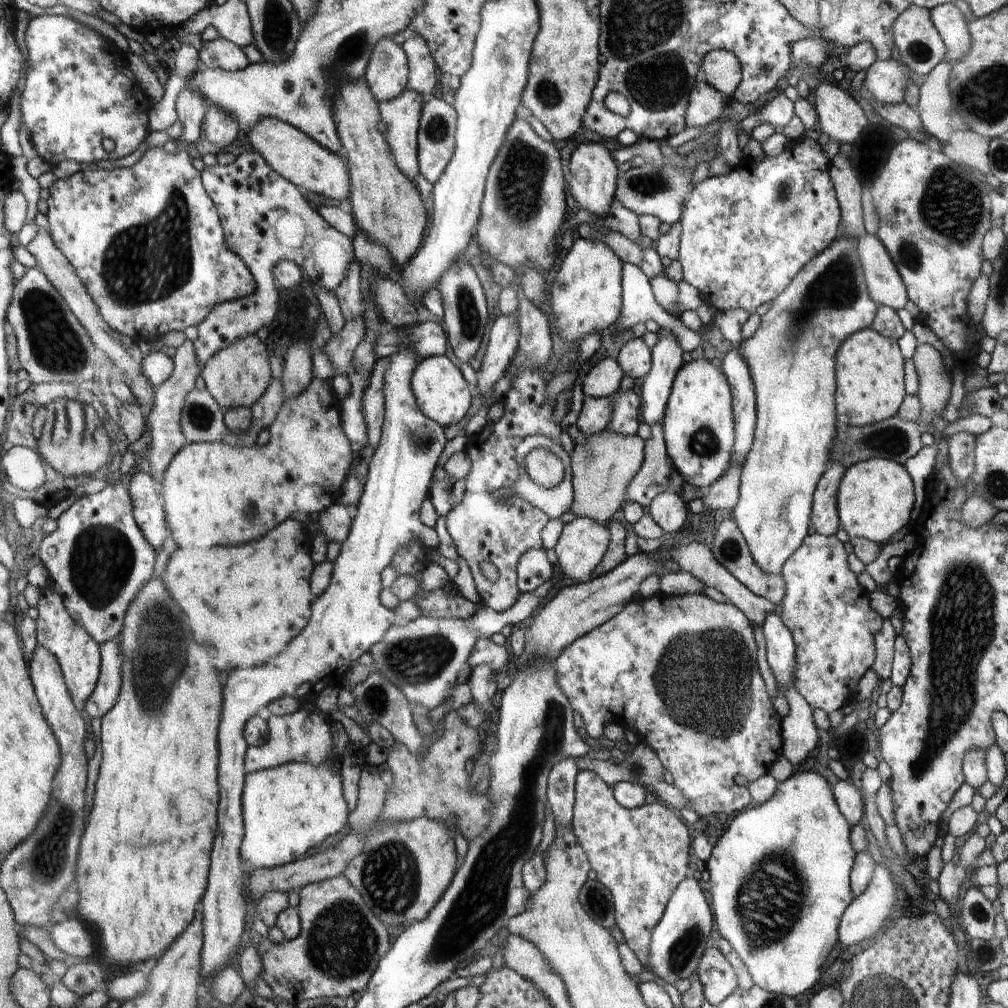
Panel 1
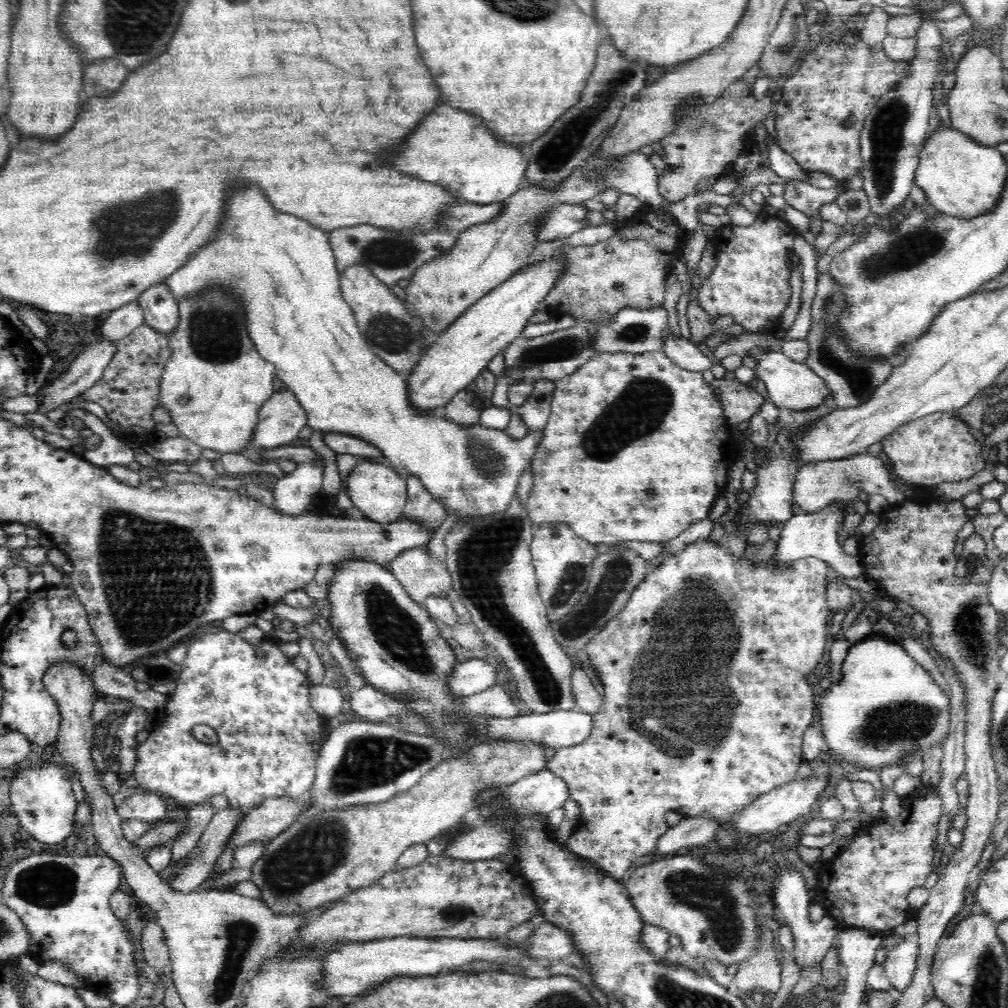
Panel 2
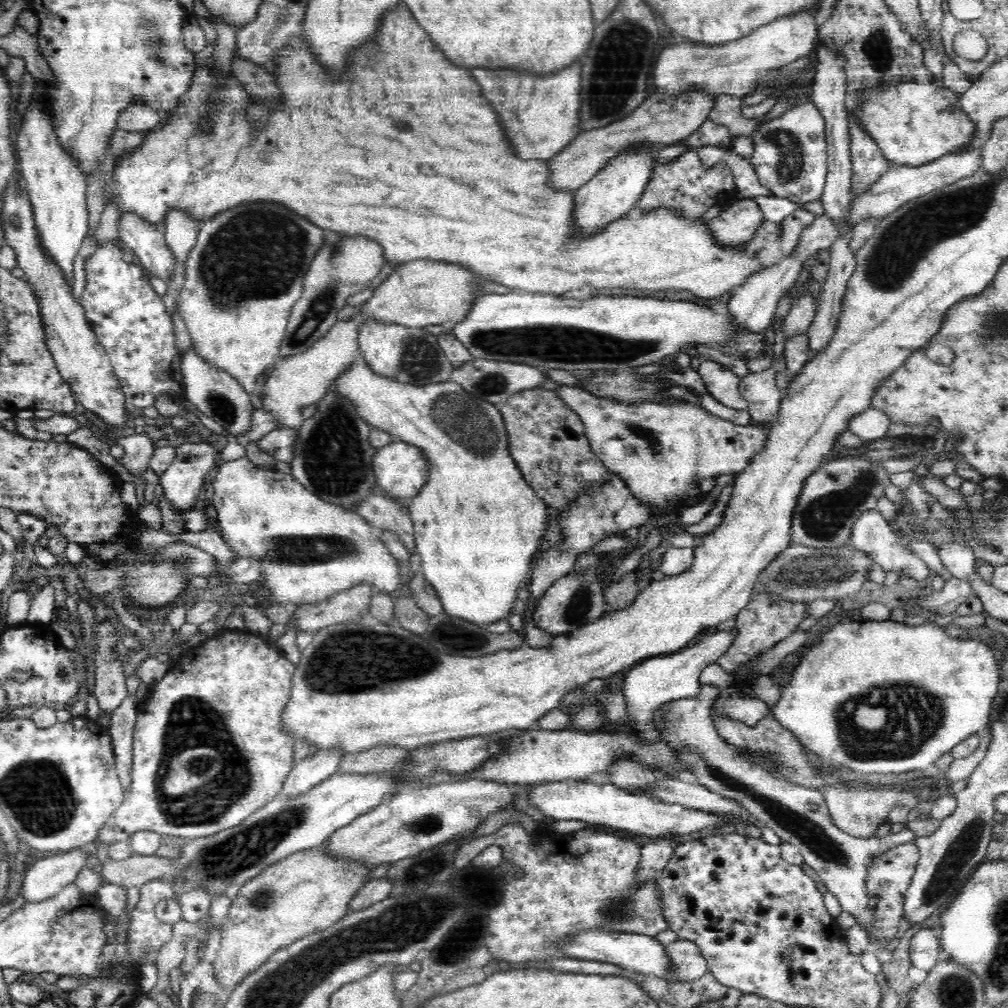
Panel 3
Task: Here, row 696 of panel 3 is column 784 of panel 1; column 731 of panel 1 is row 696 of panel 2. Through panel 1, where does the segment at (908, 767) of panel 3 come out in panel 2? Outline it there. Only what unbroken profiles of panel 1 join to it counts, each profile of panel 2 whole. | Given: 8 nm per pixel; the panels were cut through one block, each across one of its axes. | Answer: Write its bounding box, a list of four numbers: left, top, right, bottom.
[817,633,951,772]

